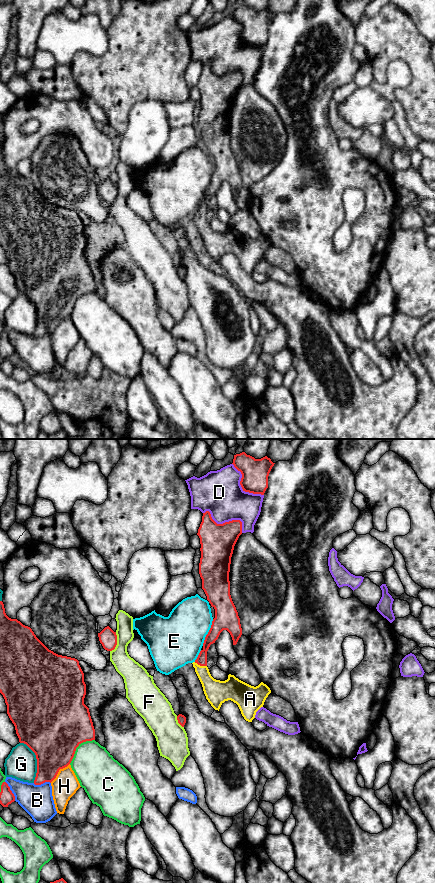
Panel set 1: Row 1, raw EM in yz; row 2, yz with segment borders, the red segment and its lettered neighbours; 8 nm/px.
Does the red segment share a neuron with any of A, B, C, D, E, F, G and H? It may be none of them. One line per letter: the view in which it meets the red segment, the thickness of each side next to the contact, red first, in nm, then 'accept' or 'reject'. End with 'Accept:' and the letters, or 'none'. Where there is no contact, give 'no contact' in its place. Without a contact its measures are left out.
A: contact in yz; calibres 90 and 190 nm; accept
B: contact in yz; calibres 260 and 260 nm; reject
C: contact in yz; calibres 500 and 340 nm; reject
D: contact in yz; calibres 280 and 360 nm; reject
E: contact in yz; calibres 190 and 400 nm; reject
F: contact in yz; calibres 140 and 170 nm; reject
G: contact in yz; calibres 420 and 260 nm; reject
H: contact in yz; calibres 360 and 200 nm; reject
Accept: A

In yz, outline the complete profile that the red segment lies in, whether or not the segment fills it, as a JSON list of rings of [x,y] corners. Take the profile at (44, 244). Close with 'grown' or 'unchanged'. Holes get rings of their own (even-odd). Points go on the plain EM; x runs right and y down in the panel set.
[[[0,153],[0,245],[5,251],[7,266],[15,278],[19,294],[26,296],[36,307],[35,337],[51,335],[59,322],[71,315],[76,300],[81,295],[95,292],[95,281],[89,260],[84,256],[86,236],[79,213],[49,202],[30,179],[6,167],[2,153]]]; unchanged

